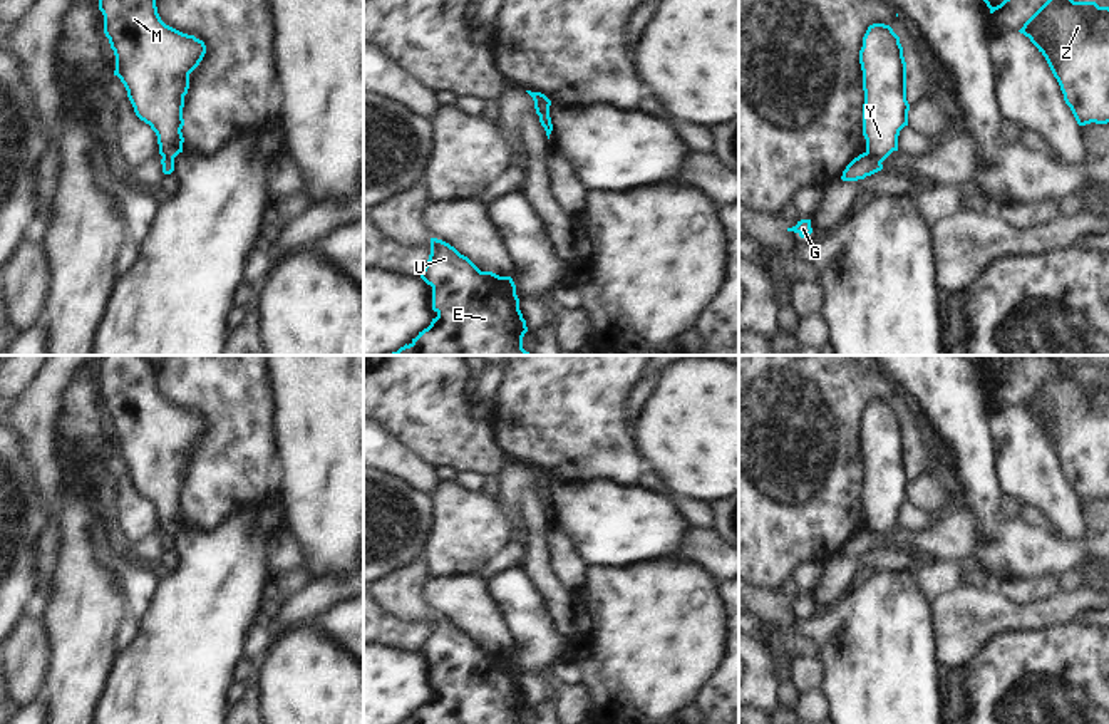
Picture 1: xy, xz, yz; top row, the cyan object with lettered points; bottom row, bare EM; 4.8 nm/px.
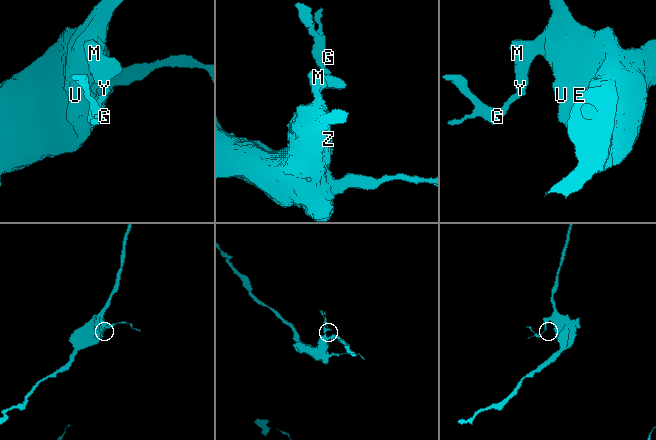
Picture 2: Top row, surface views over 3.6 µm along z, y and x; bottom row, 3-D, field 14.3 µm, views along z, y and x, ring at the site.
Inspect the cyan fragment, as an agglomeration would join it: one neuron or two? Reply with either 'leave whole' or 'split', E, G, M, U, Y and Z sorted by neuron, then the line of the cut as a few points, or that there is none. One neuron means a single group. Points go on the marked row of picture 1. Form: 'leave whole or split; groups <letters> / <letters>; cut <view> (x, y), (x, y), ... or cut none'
split; groups E M U Y Z / G; cut yz (865, 153), (880, 163)

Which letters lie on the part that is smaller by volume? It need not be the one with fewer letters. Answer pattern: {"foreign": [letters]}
{"foreign": ["G"]}

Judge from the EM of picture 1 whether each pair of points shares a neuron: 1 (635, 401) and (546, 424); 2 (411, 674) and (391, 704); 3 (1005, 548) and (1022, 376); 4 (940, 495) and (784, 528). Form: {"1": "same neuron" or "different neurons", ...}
{"1": "different neurons", "2": "same neuron", "3": "different neurons", "4": "different neurons"}

